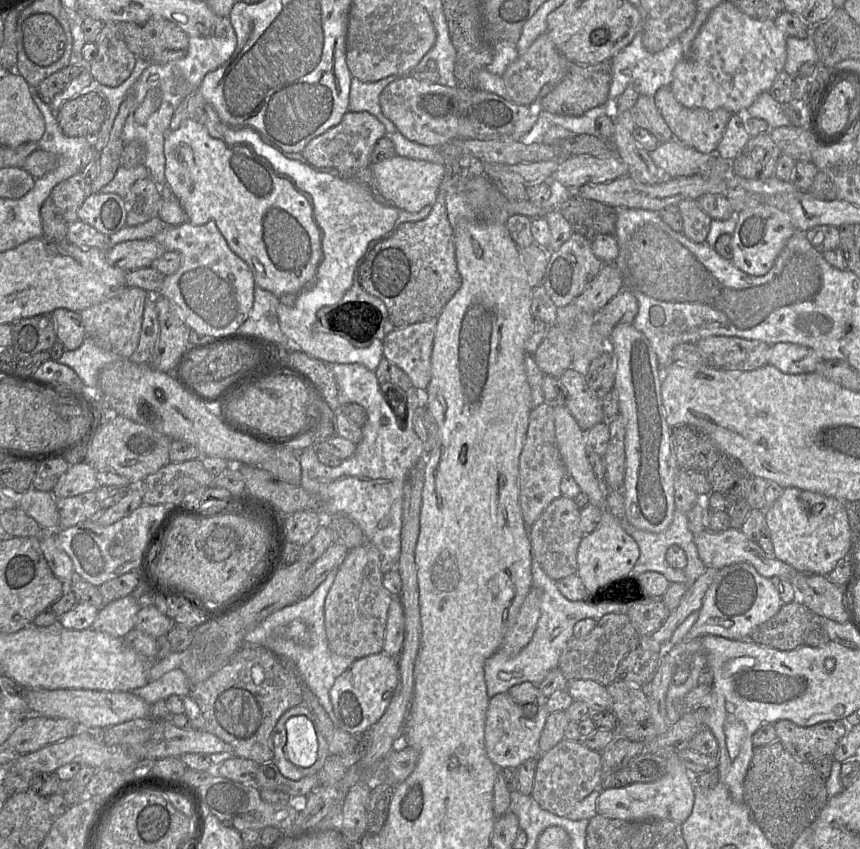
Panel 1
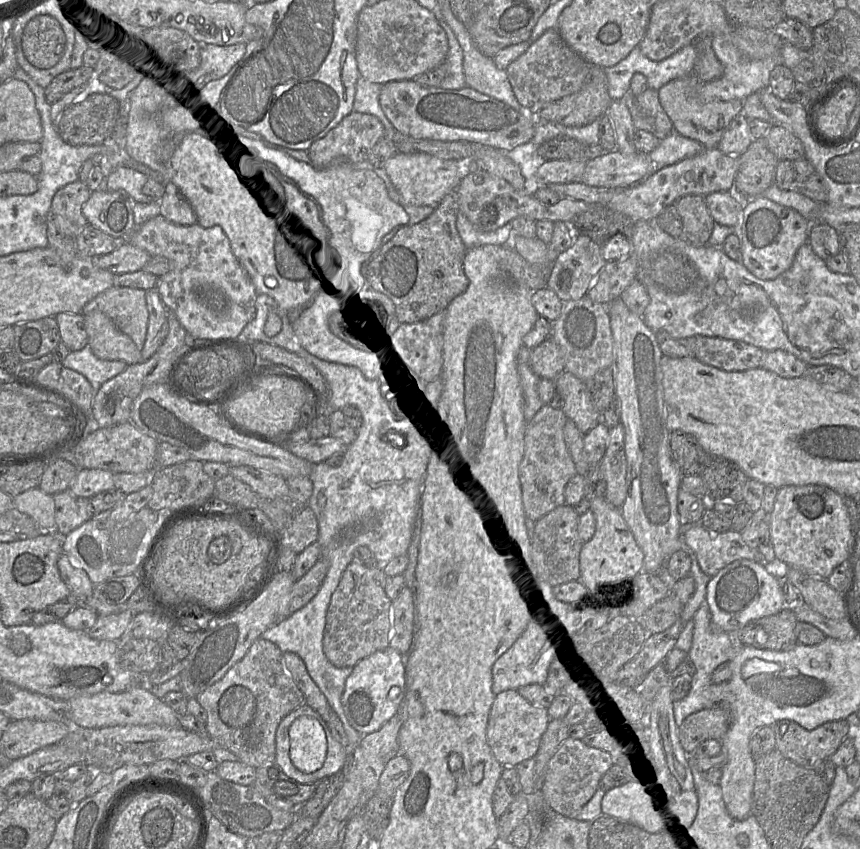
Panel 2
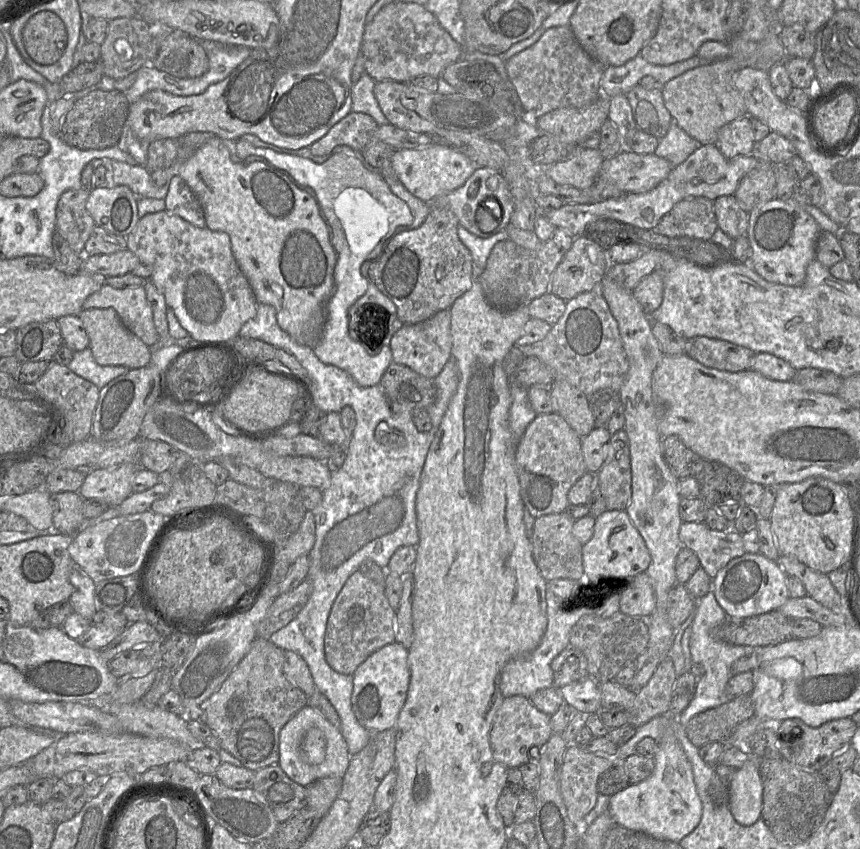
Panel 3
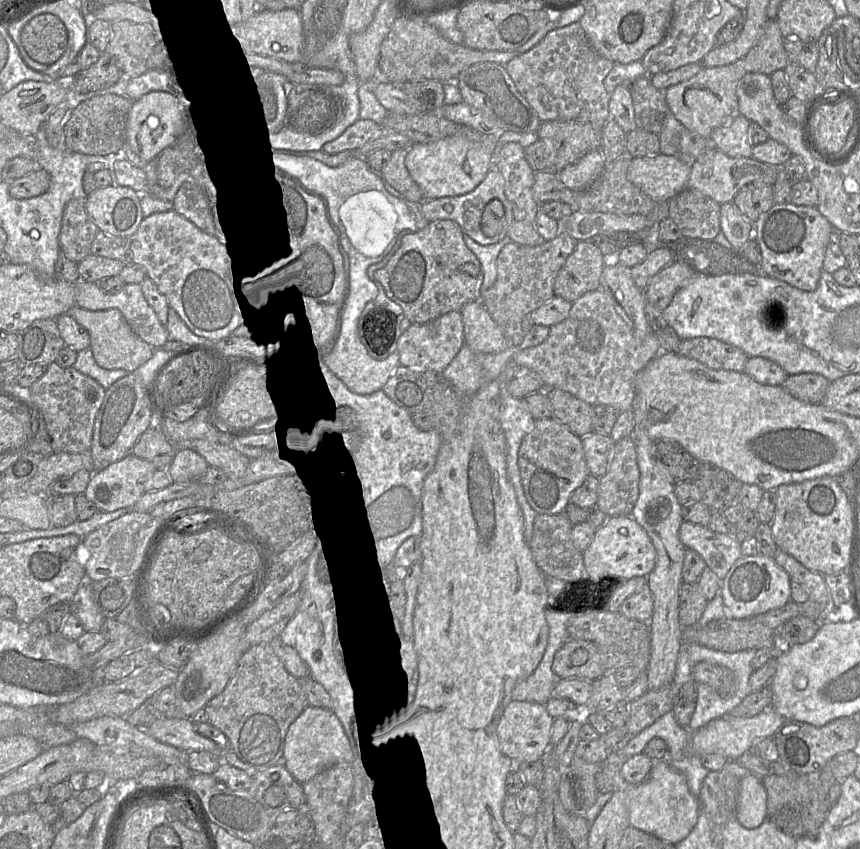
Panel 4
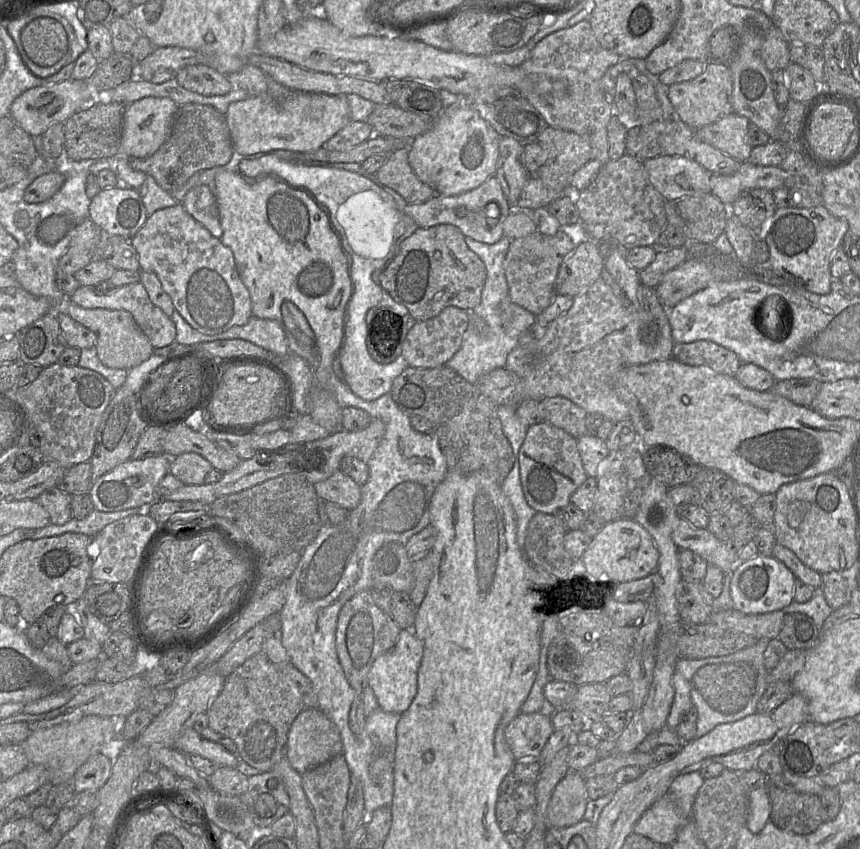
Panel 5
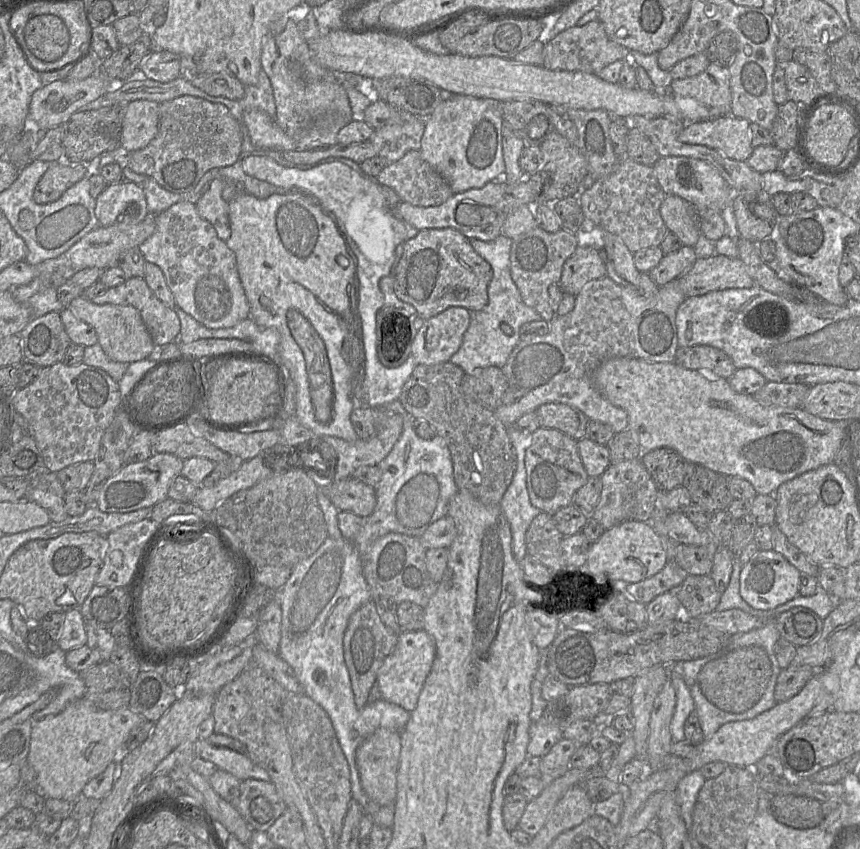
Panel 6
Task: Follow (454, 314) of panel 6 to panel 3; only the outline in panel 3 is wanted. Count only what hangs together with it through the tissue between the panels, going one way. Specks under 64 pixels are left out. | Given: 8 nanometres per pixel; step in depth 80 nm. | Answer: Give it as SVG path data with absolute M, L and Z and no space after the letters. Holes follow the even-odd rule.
M445 309L423 322L403 325L390 340L393 362L405 365L422 376L434 379L451 357L450 323L450 310Z

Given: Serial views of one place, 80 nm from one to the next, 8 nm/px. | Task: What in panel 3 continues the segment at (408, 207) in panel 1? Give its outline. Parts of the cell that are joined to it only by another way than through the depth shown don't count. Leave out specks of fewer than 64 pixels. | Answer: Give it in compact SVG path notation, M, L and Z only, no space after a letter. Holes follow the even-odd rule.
M442 145L423 149L395 150L390 157L395 177L415 197L430 202L461 187L477 166L462 152Z

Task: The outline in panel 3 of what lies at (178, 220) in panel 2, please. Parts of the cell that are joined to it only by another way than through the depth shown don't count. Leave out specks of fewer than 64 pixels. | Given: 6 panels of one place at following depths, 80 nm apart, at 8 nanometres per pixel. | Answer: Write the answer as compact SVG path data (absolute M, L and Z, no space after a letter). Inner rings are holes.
M176 175L171 178L164 201L166 211L196 227L206 227L204 212L199 201L180 176Z

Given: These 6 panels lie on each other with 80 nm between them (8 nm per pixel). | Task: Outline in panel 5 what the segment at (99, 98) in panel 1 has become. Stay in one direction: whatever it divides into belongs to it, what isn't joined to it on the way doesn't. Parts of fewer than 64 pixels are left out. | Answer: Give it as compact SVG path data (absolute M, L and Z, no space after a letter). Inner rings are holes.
M112 102L95 104L87 110L75 112L65 121L64 154L72 161L111 157L121 151L125 104Z

